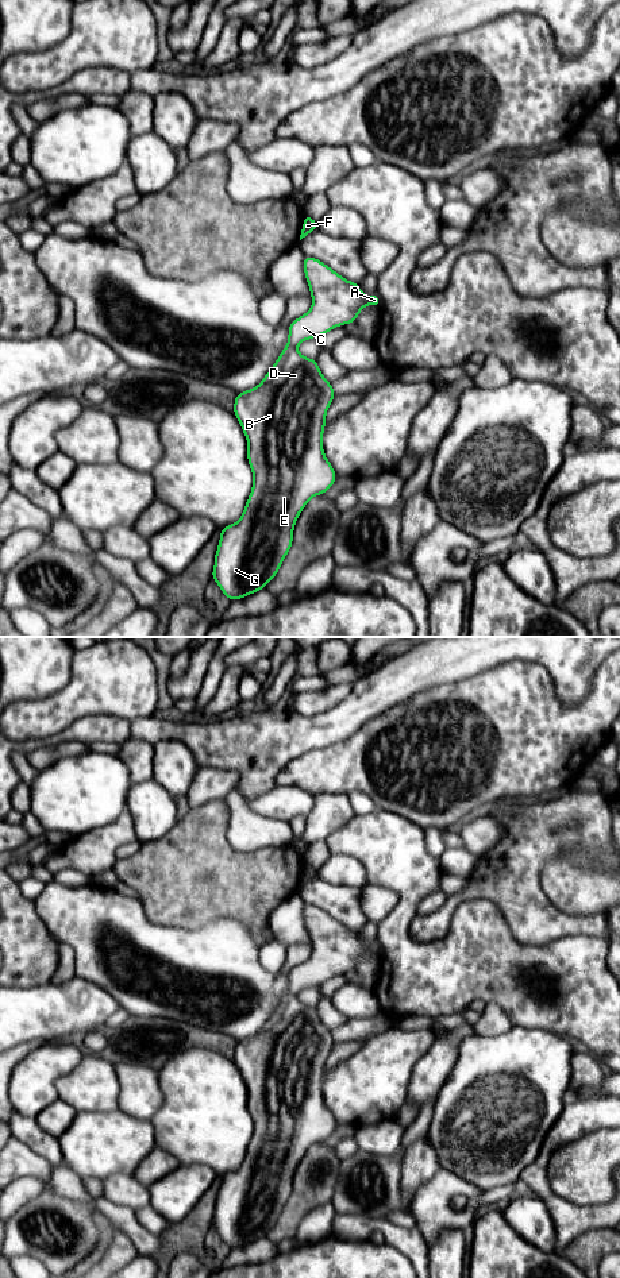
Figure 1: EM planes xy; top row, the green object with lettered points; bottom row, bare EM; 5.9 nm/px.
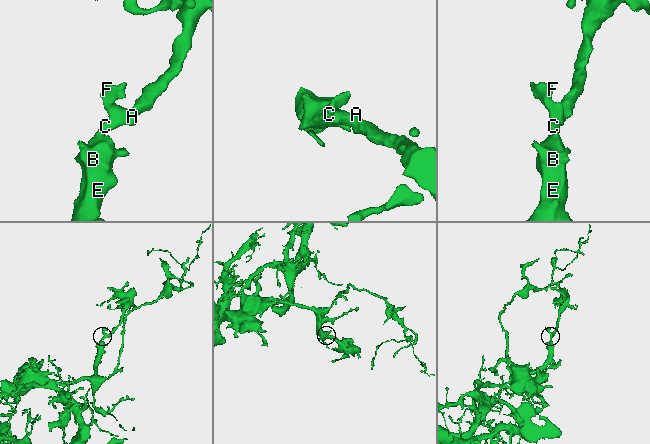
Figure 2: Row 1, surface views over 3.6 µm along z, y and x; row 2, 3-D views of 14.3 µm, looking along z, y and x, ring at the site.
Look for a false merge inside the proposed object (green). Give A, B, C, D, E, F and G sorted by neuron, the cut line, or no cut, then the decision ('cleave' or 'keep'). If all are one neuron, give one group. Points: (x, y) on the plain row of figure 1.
A B C D E F G; no cut; keep

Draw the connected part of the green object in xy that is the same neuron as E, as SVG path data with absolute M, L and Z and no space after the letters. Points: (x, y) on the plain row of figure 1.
M304 904L304 922L312 954L289 972L288 992L261 1031L238 1040L234 1062L247 1086L253 1136L240 1166L220 1177L212 1227L232 1250L266 1236L293 1192L296 1169L312 1144L324 1142L336 1128L323 1097L327 1058L336 1043L316 1007L303 1004L297 993L321 985L343 972L355 970L365 953L380 954L380 945L365 943L359 933L344 927L321 908Z

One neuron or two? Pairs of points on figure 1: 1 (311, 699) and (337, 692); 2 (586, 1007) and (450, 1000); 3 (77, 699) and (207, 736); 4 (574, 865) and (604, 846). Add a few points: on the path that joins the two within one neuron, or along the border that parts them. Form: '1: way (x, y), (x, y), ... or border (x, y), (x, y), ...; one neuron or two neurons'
1: way (318, 699), (330, 697); one neuron
2: way (553, 1008), (539, 1008), (519, 989), (484, 989); one neuron
3: border (156, 713), (147, 717), (135, 717), (130, 721); two neurons
4: border (558, 854), (562, 850), (586, 852), (605, 869); two neurons

